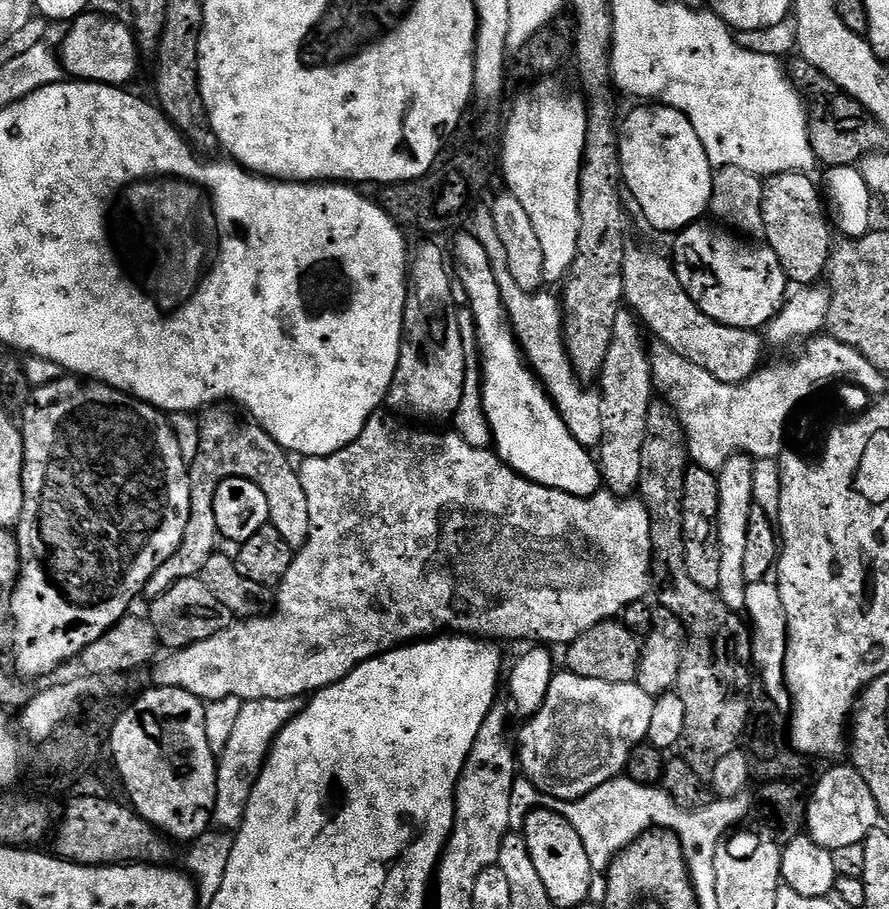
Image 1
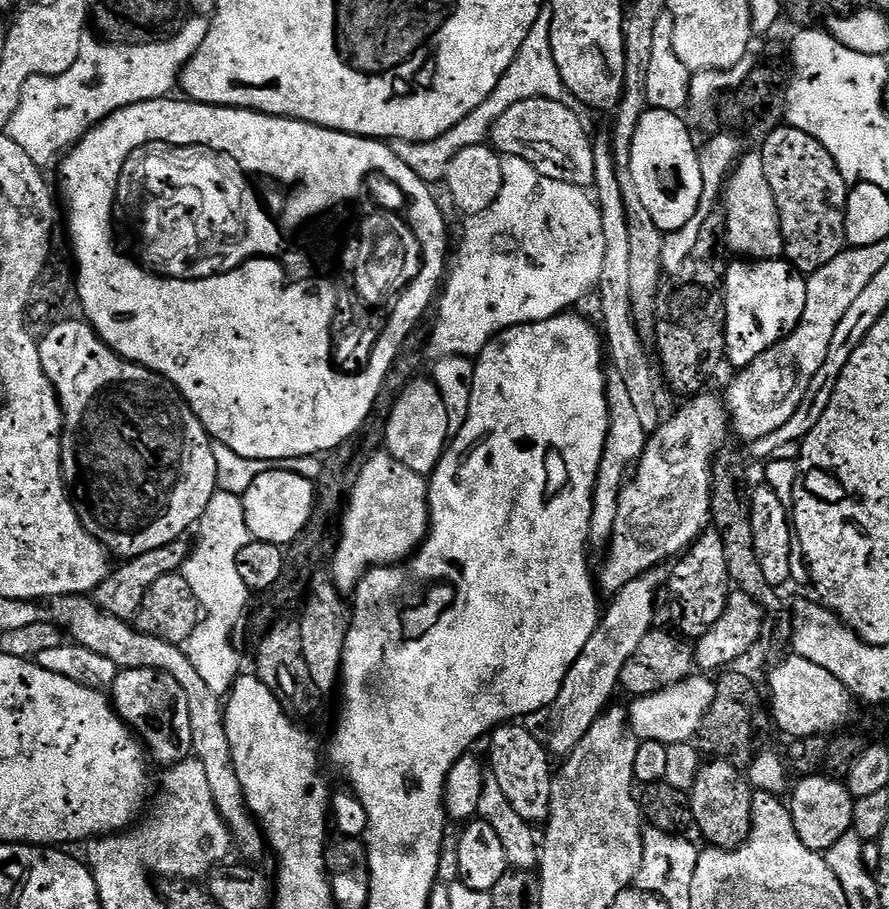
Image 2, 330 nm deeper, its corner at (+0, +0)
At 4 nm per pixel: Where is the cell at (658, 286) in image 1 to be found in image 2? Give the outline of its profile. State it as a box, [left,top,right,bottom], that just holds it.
[491,98,595,188]

